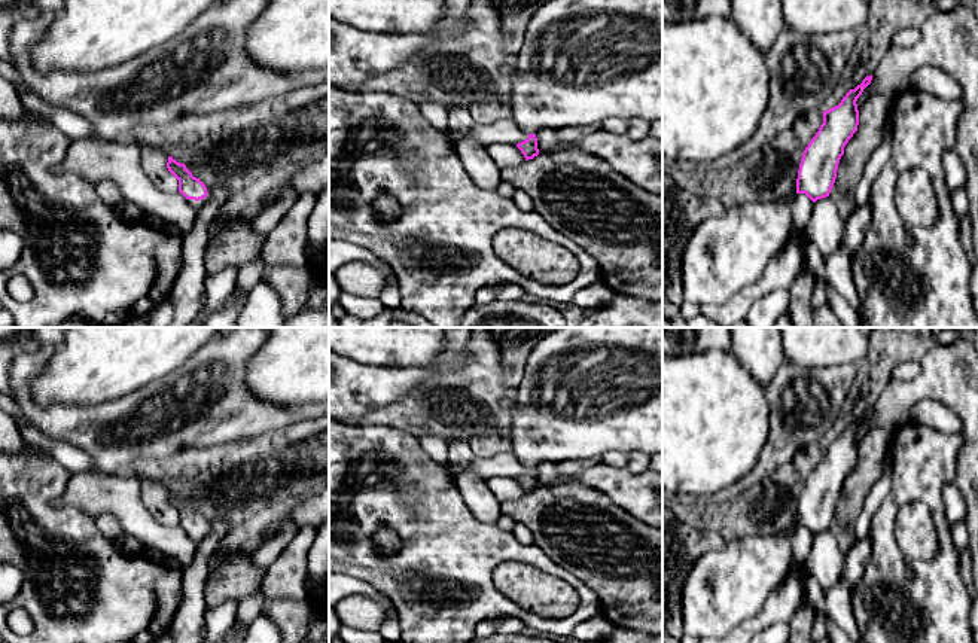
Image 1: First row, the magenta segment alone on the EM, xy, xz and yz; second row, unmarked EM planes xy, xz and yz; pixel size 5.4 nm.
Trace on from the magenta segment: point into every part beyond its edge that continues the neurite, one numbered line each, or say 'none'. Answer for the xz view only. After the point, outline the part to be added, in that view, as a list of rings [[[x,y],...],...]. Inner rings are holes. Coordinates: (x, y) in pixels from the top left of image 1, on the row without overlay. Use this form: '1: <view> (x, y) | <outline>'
1: xz (585, 390) | [[[558,327],[542,338],[517,387],[511,442],[527,467],[607,451],[662,455],[662,327]]]

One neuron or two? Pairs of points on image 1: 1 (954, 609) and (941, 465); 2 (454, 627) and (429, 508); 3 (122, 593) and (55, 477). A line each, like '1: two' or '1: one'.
1: one
2: one
3: one

